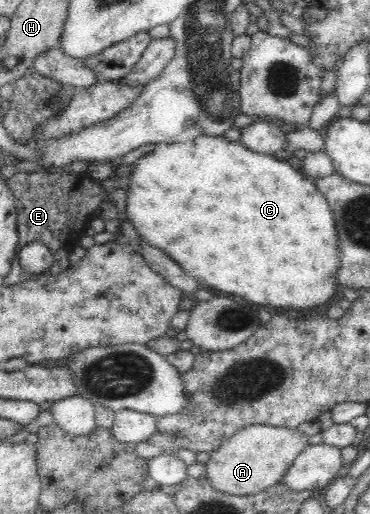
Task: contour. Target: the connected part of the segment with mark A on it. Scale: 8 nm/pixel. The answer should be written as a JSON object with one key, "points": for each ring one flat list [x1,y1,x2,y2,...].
{"points":[[256,424,240,429,211,452,205,477,216,490,230,495,255,495,281,483,294,459,310,447,309,437,298,428]]}

